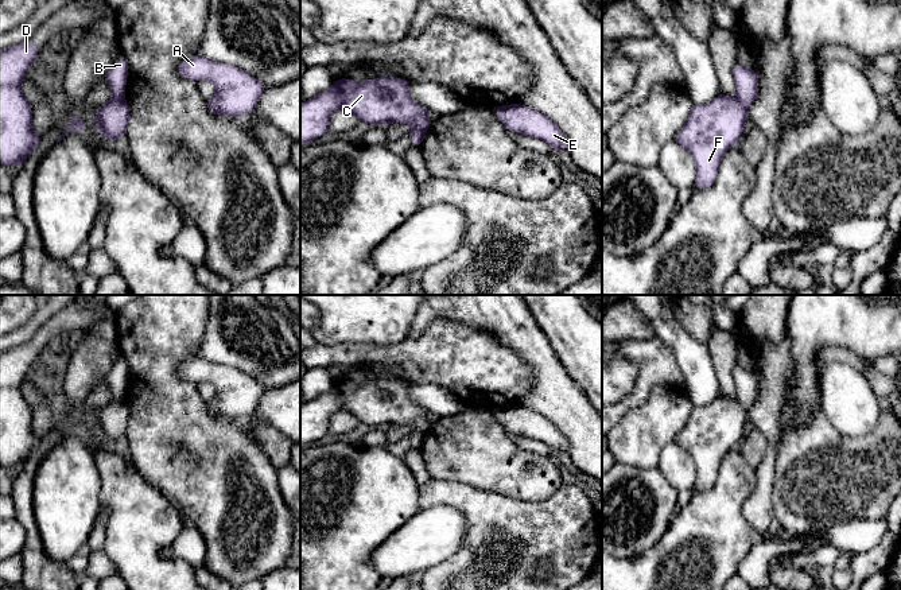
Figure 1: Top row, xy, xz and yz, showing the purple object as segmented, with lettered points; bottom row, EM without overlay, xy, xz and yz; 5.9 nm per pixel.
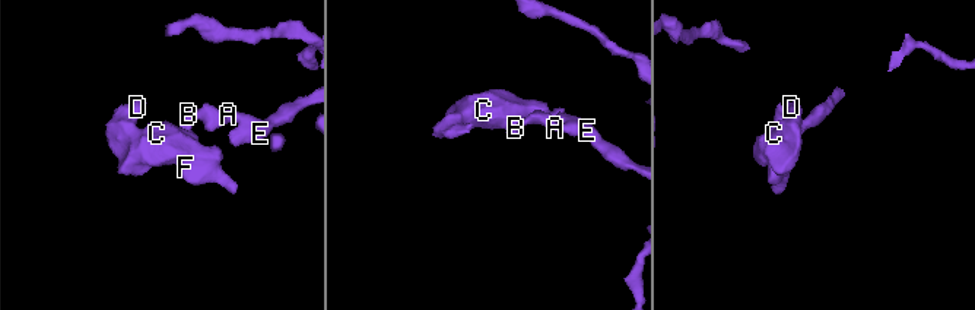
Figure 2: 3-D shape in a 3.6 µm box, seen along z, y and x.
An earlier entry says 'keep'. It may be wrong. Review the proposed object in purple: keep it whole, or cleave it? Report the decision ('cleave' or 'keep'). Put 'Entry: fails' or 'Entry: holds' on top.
Entry: fails
cleave

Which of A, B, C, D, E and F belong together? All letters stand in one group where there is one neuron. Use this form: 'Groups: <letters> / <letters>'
Groups: A B E / C D F

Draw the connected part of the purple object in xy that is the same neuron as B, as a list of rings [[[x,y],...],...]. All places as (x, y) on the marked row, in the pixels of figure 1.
[[[119,57],[113,66],[106,73],[106,81],[110,86],[110,100],[123,100],[125,96],[125,84],[128,78],[128,61]]]

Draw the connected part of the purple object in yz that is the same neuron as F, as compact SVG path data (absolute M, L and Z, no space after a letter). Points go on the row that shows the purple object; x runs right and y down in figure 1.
M722 93L711 102L694 104L675 141L694 156L696 189L707 189L715 183L721 160L739 141L747 119L747 108L735 97Z

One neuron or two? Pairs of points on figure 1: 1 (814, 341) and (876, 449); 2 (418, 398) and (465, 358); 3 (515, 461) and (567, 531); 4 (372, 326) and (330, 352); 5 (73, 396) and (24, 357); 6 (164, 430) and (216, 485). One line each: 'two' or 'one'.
1: two
2: two
3: two
4: two
5: two
6: one

